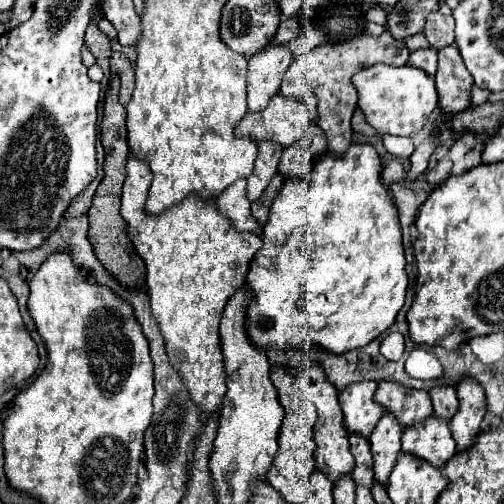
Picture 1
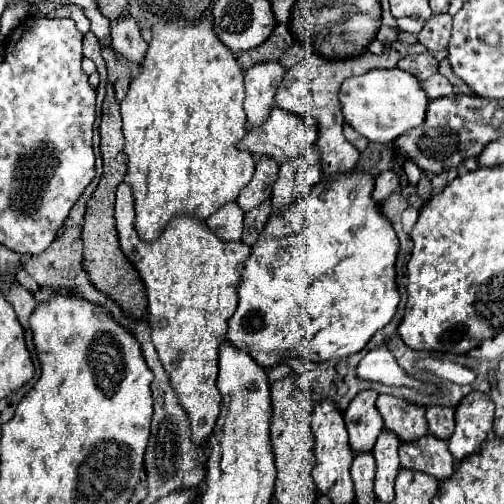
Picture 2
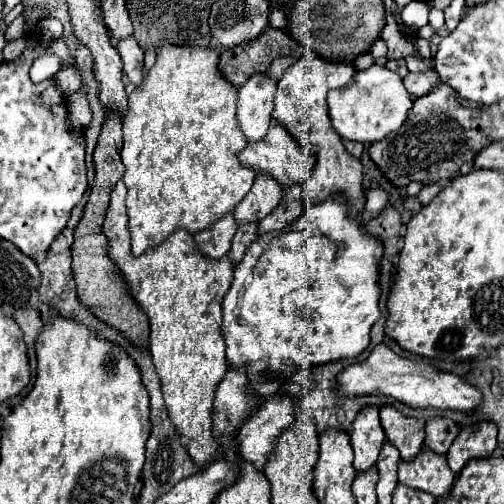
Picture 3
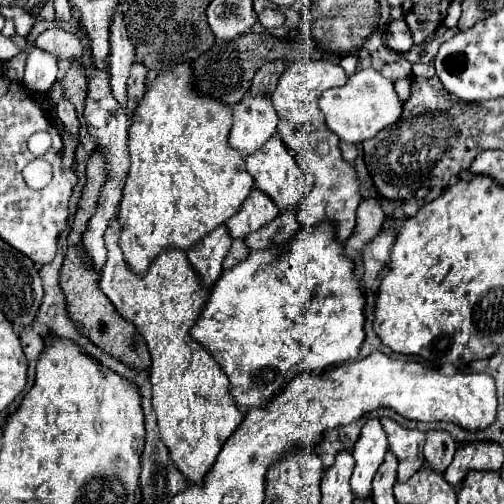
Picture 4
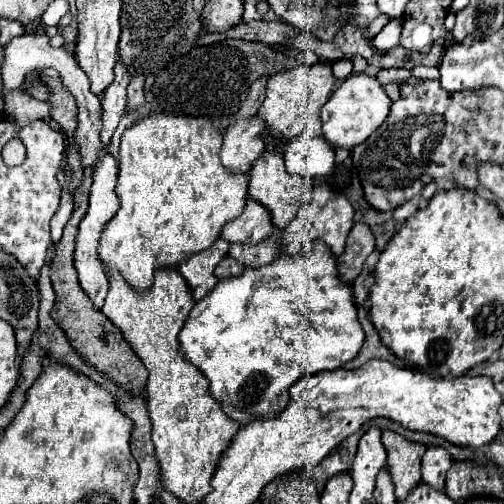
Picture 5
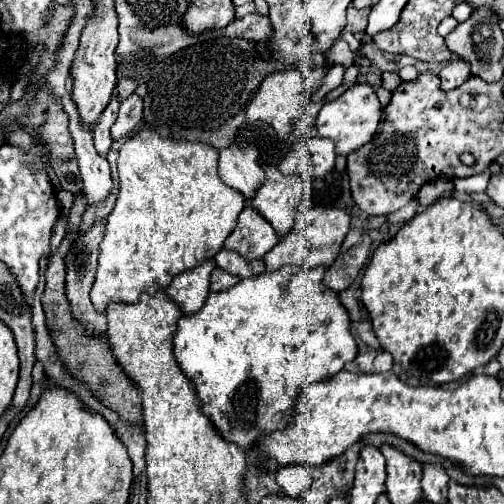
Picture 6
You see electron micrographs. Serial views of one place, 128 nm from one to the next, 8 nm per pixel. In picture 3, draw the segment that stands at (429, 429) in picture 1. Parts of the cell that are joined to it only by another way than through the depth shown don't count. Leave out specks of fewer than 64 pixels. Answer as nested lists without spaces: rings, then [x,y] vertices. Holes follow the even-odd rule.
[[[422,448],[422,452],[412,462],[400,462],[398,466],[398,482],[432,494],[436,500],[444,498],[454,484],[456,476],[448,468],[446,456],[430,452]]]

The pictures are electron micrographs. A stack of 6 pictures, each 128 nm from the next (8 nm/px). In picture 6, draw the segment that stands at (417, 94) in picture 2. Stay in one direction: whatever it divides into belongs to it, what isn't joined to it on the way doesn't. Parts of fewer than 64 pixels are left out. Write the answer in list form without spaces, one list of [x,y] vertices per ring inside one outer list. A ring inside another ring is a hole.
[[[354,84],[340,98],[326,102],[316,116],[316,130],[320,138],[330,138],[336,144],[336,154],[348,156],[356,148],[364,146],[376,134],[376,128],[382,120],[382,104],[376,98],[376,92],[368,84]]]

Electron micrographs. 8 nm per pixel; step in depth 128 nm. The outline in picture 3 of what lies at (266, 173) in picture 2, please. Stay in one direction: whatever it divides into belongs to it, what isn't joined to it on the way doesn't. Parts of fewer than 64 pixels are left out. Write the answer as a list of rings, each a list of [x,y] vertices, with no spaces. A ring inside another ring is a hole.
[[[258,174],[254,180],[252,190],[246,194],[246,198],[236,206],[234,210],[234,218],[238,224],[246,224],[246,222],[258,222],[262,218],[266,218],[280,202],[282,198],[282,188],[280,184],[276,184],[276,180],[272,180],[266,174]]]

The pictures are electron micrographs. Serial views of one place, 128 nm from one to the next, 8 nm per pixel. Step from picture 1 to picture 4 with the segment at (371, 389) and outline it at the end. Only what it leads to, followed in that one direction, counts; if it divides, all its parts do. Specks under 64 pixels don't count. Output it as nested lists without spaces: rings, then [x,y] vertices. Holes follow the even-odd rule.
[[[368,420],[362,428],[362,434],[354,446],[354,460],[356,468],[352,474],[352,492],[356,498],[370,498],[372,494],[372,478],[378,466],[388,452],[386,432],[382,430],[380,420]]]

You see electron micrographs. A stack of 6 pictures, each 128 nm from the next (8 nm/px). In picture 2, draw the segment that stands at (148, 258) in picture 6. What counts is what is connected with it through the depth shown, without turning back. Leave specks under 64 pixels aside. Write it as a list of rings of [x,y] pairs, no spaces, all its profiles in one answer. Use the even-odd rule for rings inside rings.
[[[210,12],[196,26],[180,20],[152,26],[152,42],[142,62],[140,76],[130,84],[128,96],[120,104],[124,152],[128,156],[124,184],[132,188],[136,208],[134,226],[144,242],[152,242],[176,216],[188,214],[206,220],[220,206],[236,200],[242,188],[252,180],[254,158],[250,152],[238,148],[238,142],[246,136],[242,100],[244,72],[236,64],[234,54],[216,38]]]

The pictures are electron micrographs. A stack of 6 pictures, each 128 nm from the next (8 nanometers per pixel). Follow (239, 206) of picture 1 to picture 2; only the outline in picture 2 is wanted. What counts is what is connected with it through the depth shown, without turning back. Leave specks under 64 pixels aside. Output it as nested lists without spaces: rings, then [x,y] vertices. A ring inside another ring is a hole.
[[[228,202],[224,204],[224,208],[220,208],[218,212],[214,212],[208,220],[206,226],[216,232],[216,236],[220,236],[220,240],[224,242],[236,242],[242,236],[244,230],[244,212],[238,208],[236,202]]]

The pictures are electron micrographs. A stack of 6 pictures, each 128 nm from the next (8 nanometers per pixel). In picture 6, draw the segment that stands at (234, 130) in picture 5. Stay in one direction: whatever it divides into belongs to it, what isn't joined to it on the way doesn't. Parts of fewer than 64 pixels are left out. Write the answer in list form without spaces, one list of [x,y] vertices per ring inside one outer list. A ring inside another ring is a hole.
[[[236,144],[220,152],[220,178],[226,186],[236,188],[246,202],[250,202],[256,190],[264,184],[266,176],[258,164],[258,152],[254,148],[240,150]]]

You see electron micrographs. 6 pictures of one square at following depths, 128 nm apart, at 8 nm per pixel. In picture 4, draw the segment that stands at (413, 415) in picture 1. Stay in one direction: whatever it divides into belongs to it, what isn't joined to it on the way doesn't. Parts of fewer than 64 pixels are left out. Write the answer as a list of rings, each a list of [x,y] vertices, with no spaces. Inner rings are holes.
[[[382,418],[380,422],[388,436],[390,452],[398,458],[398,482],[404,482],[414,476],[424,464],[422,448],[426,442],[426,434],[420,430],[406,430],[390,418]]]

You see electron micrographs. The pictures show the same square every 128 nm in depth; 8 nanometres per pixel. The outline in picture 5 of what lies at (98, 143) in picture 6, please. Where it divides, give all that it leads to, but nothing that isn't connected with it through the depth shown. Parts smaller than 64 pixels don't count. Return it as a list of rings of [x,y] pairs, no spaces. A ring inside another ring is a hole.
[[[118,62],[114,68],[114,82],[106,88],[104,96],[102,96],[102,144],[108,146],[110,138],[124,114],[126,108],[126,86],[130,84],[130,74],[126,68],[122,68],[122,64]]]

